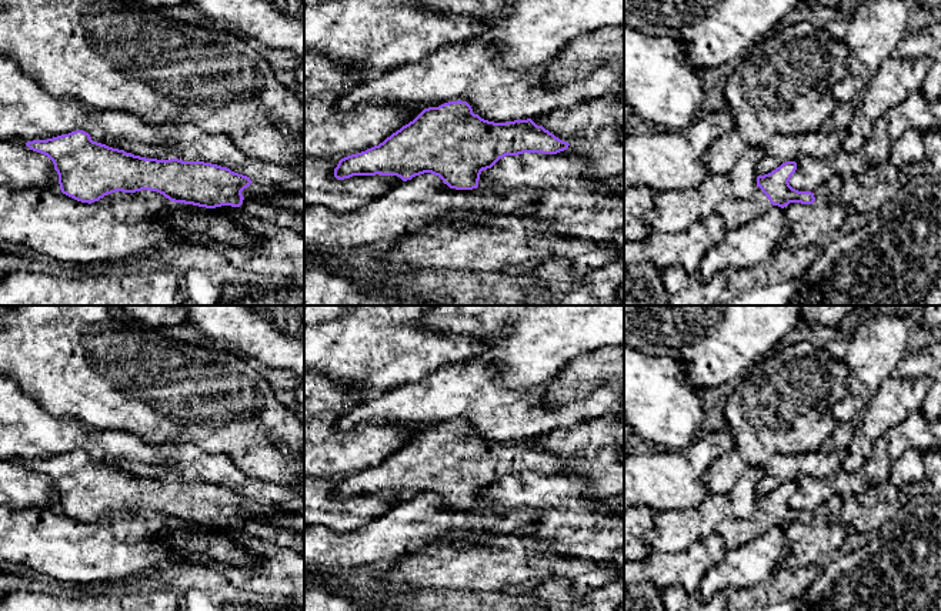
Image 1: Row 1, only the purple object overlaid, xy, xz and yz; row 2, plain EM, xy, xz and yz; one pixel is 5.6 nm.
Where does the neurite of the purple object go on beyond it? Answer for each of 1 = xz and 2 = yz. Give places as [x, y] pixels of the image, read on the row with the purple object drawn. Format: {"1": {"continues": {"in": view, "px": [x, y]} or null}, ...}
{"1": {"continues": null}, "2": {"continues": {"in": "yz", "px": [736, 213]}}}

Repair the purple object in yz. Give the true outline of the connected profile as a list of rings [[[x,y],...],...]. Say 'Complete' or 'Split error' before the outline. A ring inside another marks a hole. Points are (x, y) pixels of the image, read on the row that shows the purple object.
Split error. [[[785,161],[771,173],[758,176],[757,188],[748,200],[725,200],[715,213],[728,230],[734,230],[761,216],[771,206],[784,208],[790,203],[812,204],[814,193],[798,191],[788,183],[795,170],[795,161]]]

